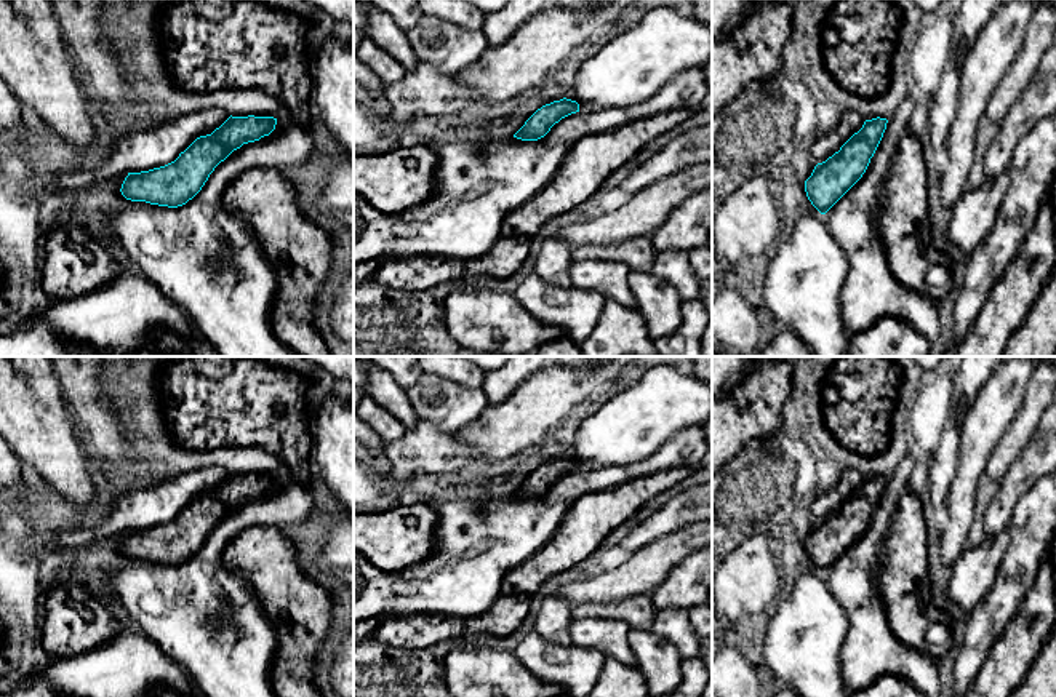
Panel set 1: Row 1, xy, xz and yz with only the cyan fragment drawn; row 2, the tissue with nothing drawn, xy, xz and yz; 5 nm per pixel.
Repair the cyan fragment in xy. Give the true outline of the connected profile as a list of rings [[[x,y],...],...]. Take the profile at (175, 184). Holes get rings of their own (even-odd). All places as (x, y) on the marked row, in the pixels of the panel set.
[[[229,117],[211,134],[197,137],[179,157],[160,168],[128,173],[122,195],[131,201],[178,208],[192,200],[214,168],[243,144],[269,136],[274,117]]]

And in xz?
[[[566,98],[546,104],[525,121],[514,137],[538,141],[544,137],[555,123],[576,112],[579,112],[579,104]]]

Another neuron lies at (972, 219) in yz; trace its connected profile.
[[[1008,171],[994,181],[984,179],[978,189],[966,190],[952,206],[949,241],[968,259],[990,233],[1008,184]]]

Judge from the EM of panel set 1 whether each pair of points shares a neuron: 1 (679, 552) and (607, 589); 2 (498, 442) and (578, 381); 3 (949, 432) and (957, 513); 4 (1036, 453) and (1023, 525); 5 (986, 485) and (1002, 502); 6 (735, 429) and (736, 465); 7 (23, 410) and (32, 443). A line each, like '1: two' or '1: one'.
1: one
2: one
3: two
4: two
5: two
6: two
7: one

